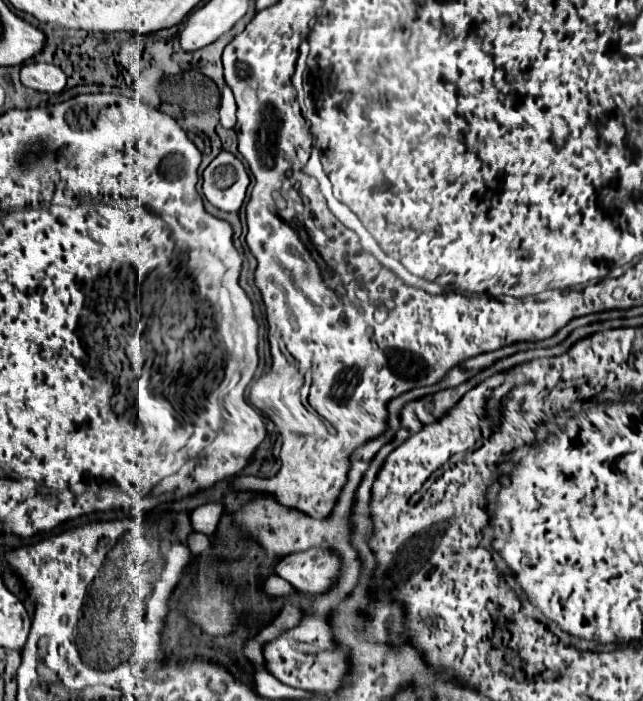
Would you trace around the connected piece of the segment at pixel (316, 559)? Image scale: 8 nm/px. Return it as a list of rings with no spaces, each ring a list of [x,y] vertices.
[[[308,550],[284,556],[274,570],[296,590],[318,594],[326,592],[338,578],[338,558],[326,550]]]

